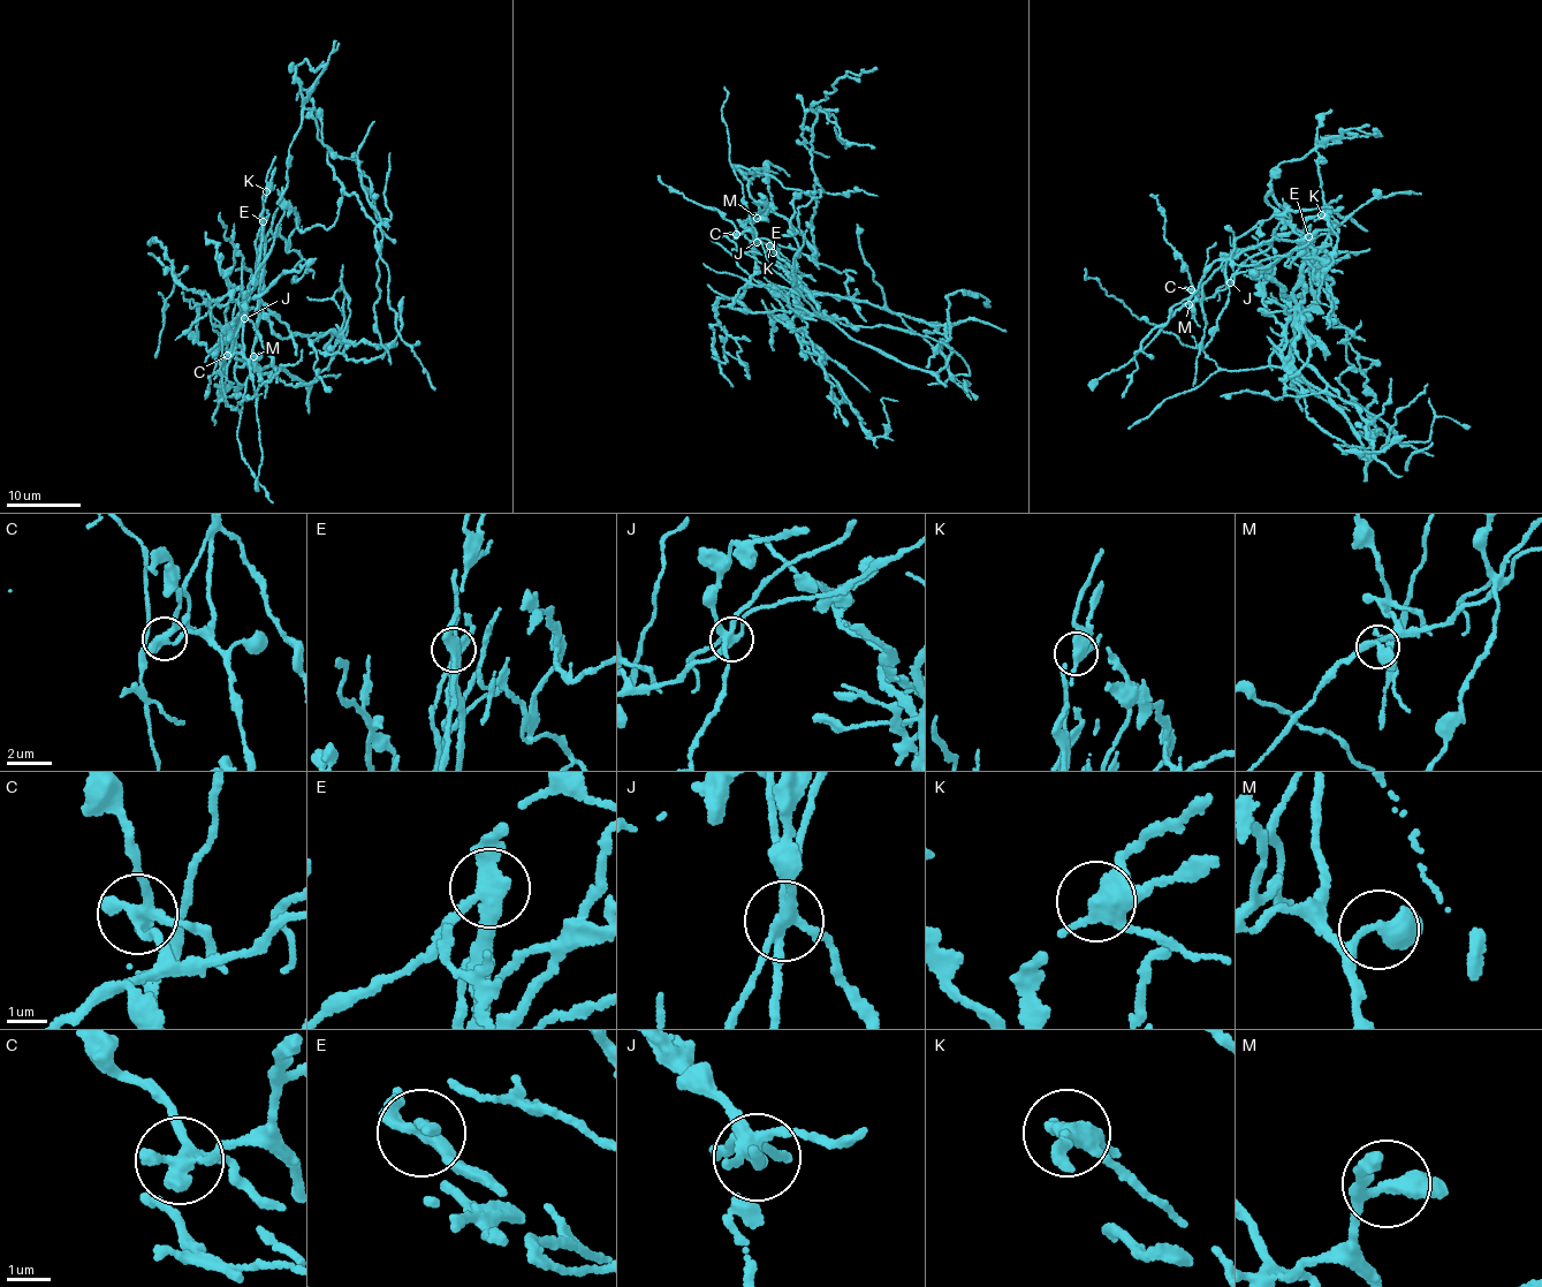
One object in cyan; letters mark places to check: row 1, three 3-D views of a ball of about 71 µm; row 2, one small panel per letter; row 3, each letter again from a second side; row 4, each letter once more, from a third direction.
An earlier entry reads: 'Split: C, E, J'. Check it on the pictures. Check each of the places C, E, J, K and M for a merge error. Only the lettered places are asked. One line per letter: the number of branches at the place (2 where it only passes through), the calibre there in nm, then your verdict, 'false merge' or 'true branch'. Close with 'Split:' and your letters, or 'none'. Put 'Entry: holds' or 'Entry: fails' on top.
Entry: holds
C: branches 4; calibre 320 nm; false merge
E: branches 3; calibre 300 nm; false merge
J: branches 5; calibre 300 nm; false merge
K: branches 4; calibre 360 nm; true branch
M: branches 3; calibre 280 nm; true branch
Split: C, E, J

